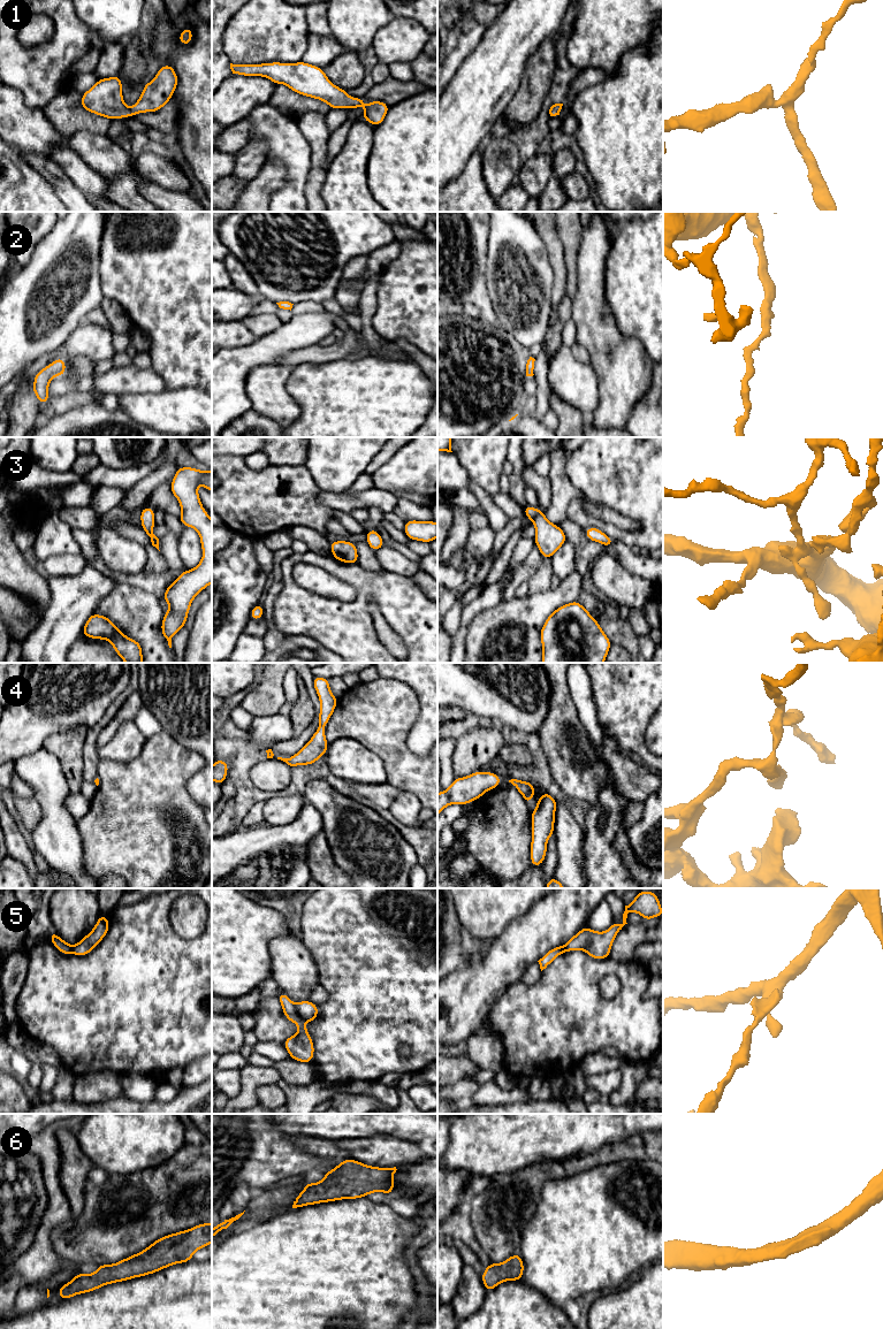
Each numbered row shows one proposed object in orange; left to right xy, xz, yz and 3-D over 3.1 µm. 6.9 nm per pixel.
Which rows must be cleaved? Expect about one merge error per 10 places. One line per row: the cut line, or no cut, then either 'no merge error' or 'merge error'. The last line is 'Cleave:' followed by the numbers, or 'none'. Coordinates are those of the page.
1: no cut | no merge error
2: no cut | no merge error
3: no cut | no merge error
4: no cut | no merge error
5: xz (294, 1005), (297, 1014), (303, 1020) | merge error
6: no cut | no merge error
Cleave: 5

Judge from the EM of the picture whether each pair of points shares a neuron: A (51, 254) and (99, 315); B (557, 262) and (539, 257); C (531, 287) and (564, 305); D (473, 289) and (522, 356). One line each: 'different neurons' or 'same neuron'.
A: different neurons
B: different neurons
C: different neurons
D: different neurons

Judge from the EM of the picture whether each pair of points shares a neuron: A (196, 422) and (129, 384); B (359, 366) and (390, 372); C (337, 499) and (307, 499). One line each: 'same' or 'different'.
A: same
B: same
C: different

